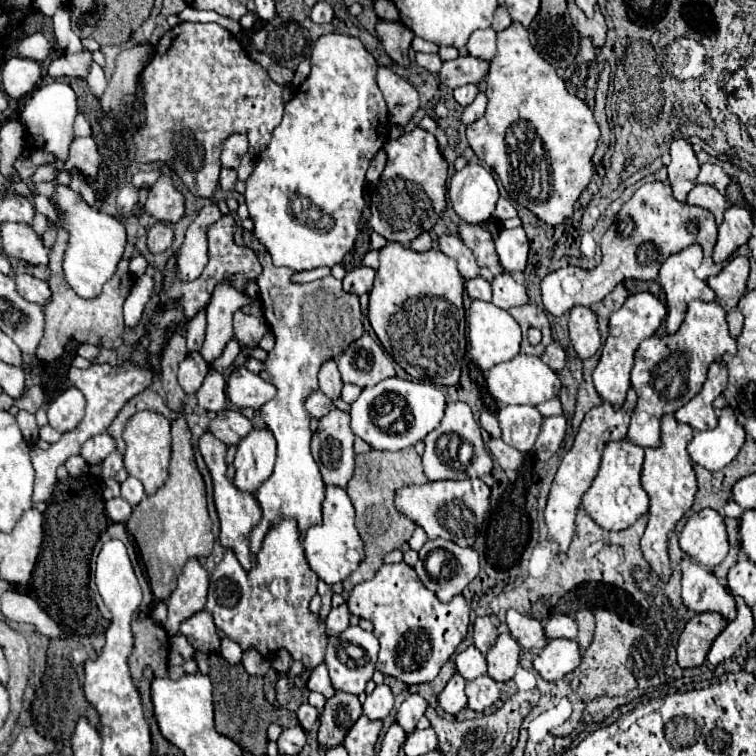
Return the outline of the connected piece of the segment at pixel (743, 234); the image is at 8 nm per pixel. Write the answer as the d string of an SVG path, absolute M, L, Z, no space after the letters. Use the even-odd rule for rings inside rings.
M729 207L723 215L723 223L719 225L719 237L713 251L713 261L723 263L727 261L741 245L747 243L751 237L755 223L751 213L745 207Z

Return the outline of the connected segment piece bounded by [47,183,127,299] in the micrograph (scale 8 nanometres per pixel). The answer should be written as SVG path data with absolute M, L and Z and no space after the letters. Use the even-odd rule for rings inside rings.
M55 183L49 201L57 211L57 221L55 223L47 221L47 223L53 225L55 229L65 229L69 233L67 249L63 253L63 273L67 283L79 297L89 299L93 295L99 295L101 287L111 279L113 271L117 269L117 263L121 261L123 247L127 241L125 227L115 217L89 207L83 201L83 197L77 191L73 191L69 185Z

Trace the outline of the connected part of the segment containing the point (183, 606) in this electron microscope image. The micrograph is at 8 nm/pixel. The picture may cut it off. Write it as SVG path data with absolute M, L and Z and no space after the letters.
M189 559L177 577L177 587L167 601L167 623L165 629L169 637L177 635L177 627L189 615L201 611L207 599L209 573L201 559Z

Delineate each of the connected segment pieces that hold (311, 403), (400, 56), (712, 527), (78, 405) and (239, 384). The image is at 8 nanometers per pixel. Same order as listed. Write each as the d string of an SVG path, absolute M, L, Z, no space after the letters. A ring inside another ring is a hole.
M313 391L313 393L305 399L305 409L307 409L309 415L315 417L315 419L325 417L333 407L335 407L333 401L331 401L325 393L321 393L321 391Z
M379 21L375 25L377 37L385 49L385 53L399 65L407 67L409 65L409 57L407 51L411 47L411 39L413 39L413 31L409 31L405 25L401 23L389 23L389 21Z
M703 509L685 521L679 533L679 547L687 557L705 567L719 565L727 551L727 531L721 515L713 509Z
M69 387L47 409L49 425L59 433L67 433L79 425L85 415L85 397L79 389Z
M241 365L227 379L227 397L237 409L259 409L275 397L275 387Z

